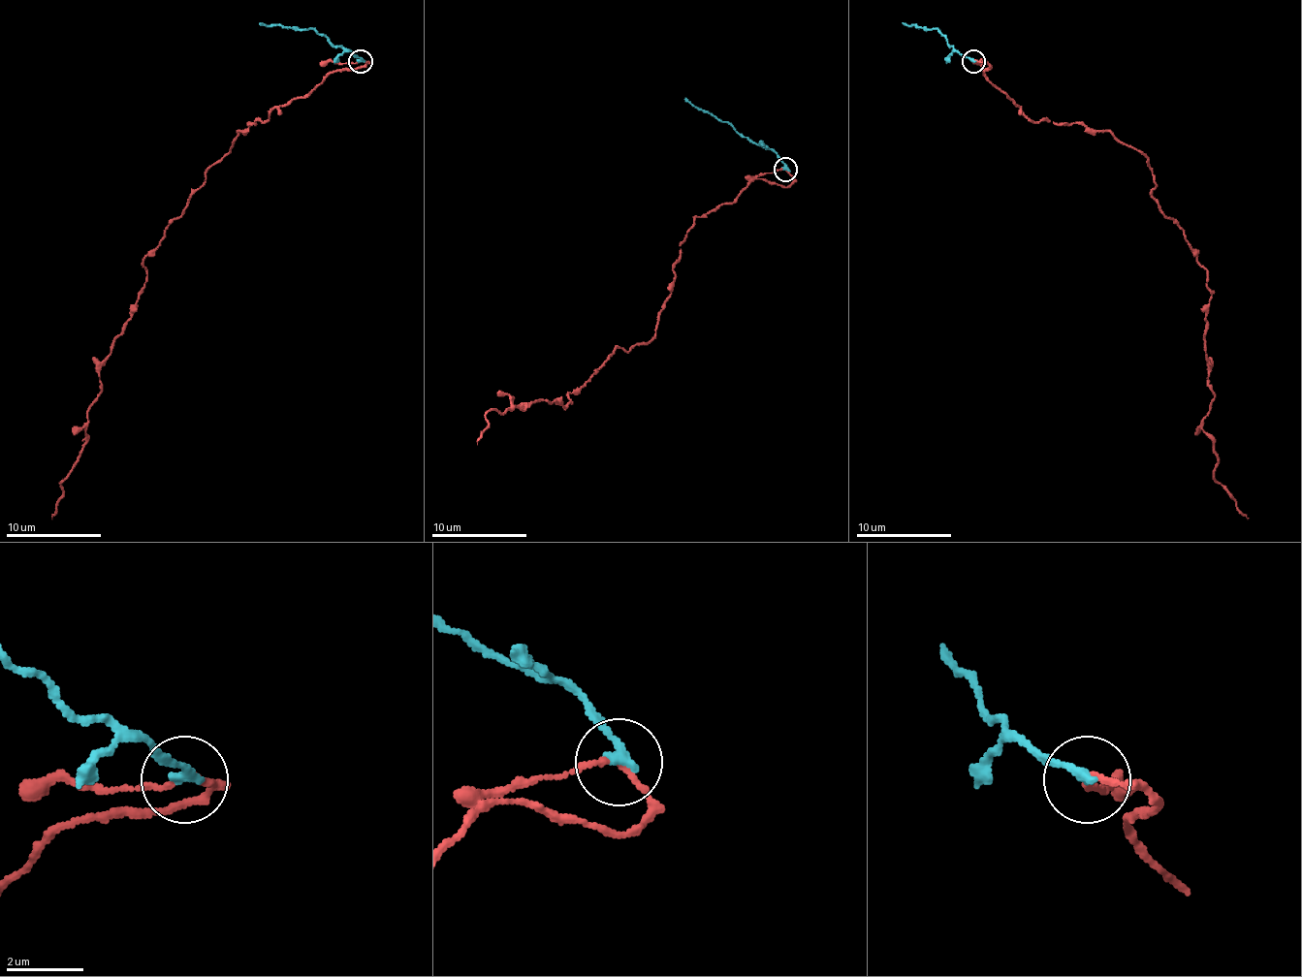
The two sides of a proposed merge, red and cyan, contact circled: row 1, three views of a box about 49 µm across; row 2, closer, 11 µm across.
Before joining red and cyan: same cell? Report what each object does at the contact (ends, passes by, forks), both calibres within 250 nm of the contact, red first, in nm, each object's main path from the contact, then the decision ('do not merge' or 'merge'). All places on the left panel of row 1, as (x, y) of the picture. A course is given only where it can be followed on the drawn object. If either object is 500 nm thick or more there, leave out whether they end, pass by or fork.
red passes by | cyan ends | 120/300 nm | red via (360, 60), (247, 122), (142, 260), (136, 310), (100, 367), (52, 520) | cyan via (360, 60), (312, 29), (260, 22) | do not merge

